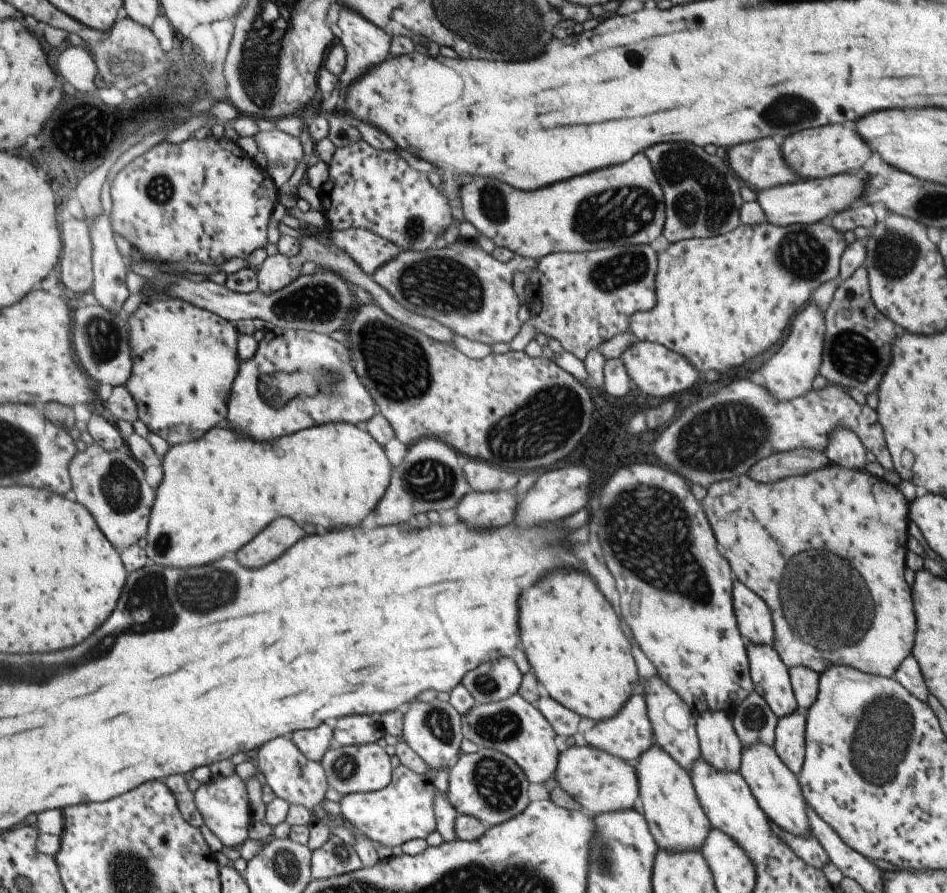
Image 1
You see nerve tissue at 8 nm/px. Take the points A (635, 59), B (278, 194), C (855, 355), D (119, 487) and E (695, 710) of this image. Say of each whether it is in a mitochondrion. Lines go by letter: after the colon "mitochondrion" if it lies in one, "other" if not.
A: other
B: other
C: mitochondrion
D: mitochondrion
E: other

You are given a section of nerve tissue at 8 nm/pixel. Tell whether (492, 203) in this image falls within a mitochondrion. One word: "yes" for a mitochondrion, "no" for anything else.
yes

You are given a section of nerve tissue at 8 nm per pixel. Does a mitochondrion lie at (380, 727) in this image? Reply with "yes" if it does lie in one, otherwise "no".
no

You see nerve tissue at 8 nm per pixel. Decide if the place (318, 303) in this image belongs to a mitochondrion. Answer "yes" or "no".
yes

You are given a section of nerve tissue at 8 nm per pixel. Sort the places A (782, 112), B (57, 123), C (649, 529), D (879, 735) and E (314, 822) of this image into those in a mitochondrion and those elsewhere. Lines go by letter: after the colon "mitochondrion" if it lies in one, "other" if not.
A: mitochondrion
B: other
C: mitochondrion
D: mitochondrion
E: other

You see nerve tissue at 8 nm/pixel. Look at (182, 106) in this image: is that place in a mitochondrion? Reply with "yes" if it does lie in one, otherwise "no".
yes

